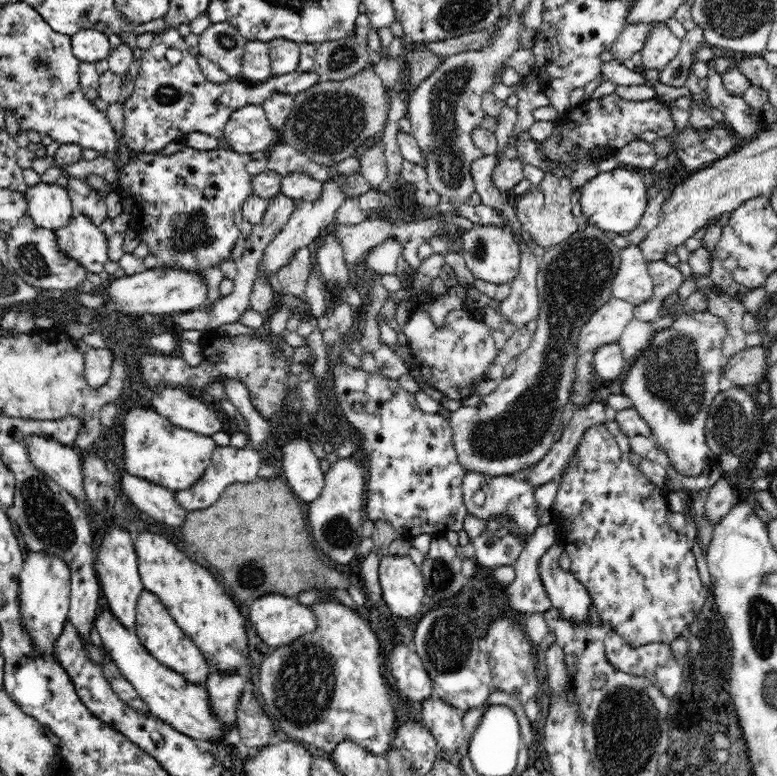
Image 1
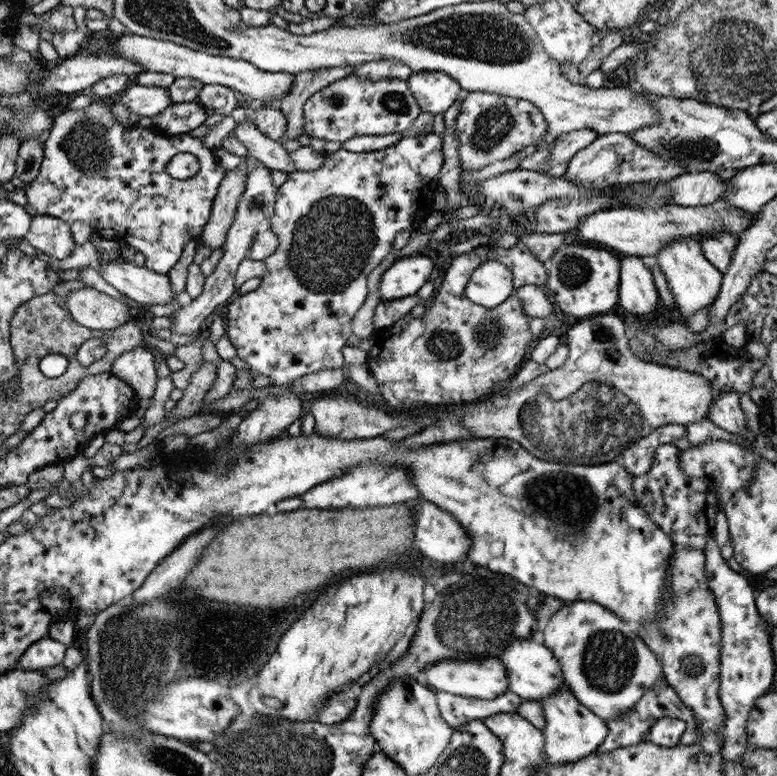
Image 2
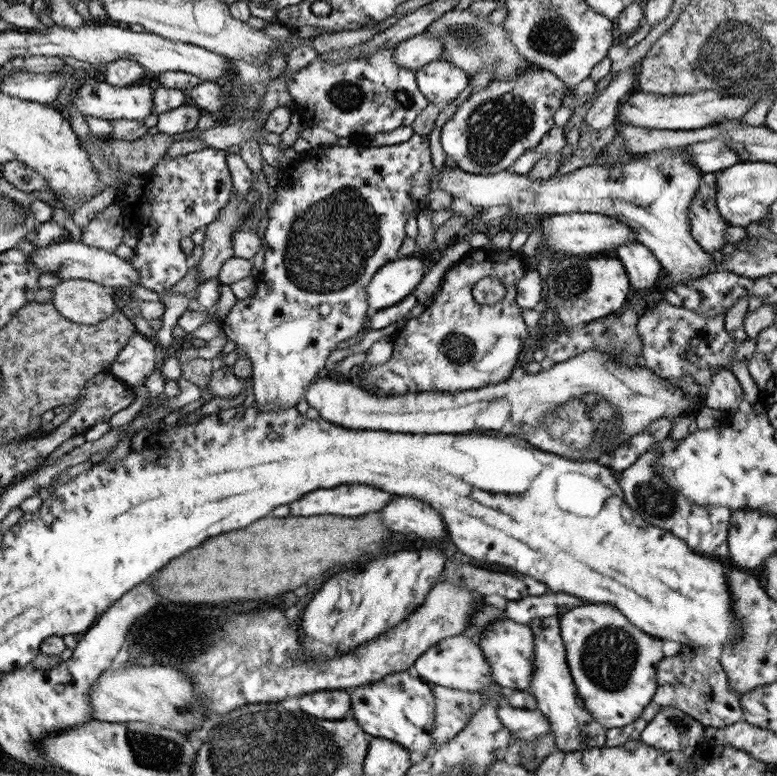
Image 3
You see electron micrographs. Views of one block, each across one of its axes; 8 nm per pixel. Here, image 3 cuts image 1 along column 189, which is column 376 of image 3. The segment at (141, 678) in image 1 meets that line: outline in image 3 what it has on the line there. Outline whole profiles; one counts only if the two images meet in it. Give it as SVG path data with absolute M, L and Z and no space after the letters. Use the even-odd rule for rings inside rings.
M393 672L377 682L369 682L347 690L351 698L351 712L357 726L371 736L381 736L403 744L409 752L421 750L433 754L433 694L429 686L409 672Z

